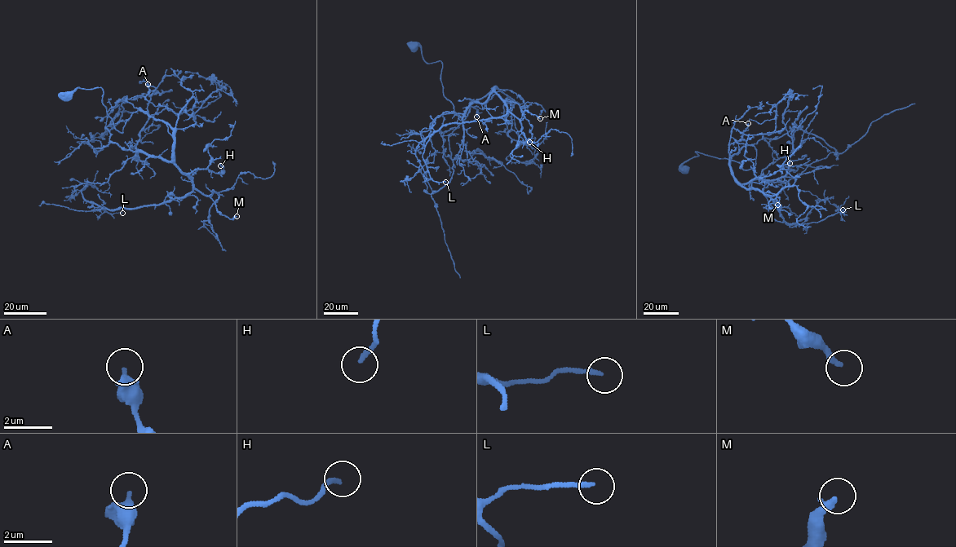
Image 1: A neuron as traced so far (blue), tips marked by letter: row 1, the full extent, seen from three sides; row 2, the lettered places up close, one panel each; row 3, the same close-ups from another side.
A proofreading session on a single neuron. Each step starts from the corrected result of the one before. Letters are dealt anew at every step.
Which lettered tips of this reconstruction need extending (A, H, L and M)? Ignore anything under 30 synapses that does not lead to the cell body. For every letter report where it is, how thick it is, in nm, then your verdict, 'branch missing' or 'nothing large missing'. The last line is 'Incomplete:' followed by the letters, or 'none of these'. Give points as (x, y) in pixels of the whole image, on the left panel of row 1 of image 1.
A: (148, 84) | 260 nm | nothing large missing
H: (220, 165) | 190 nm | nothing large missing
L: (122, 213) | 170 nm | nothing large missing
M: (236, 216) | 260 nm | nothing large missing
Incomplete: none of these

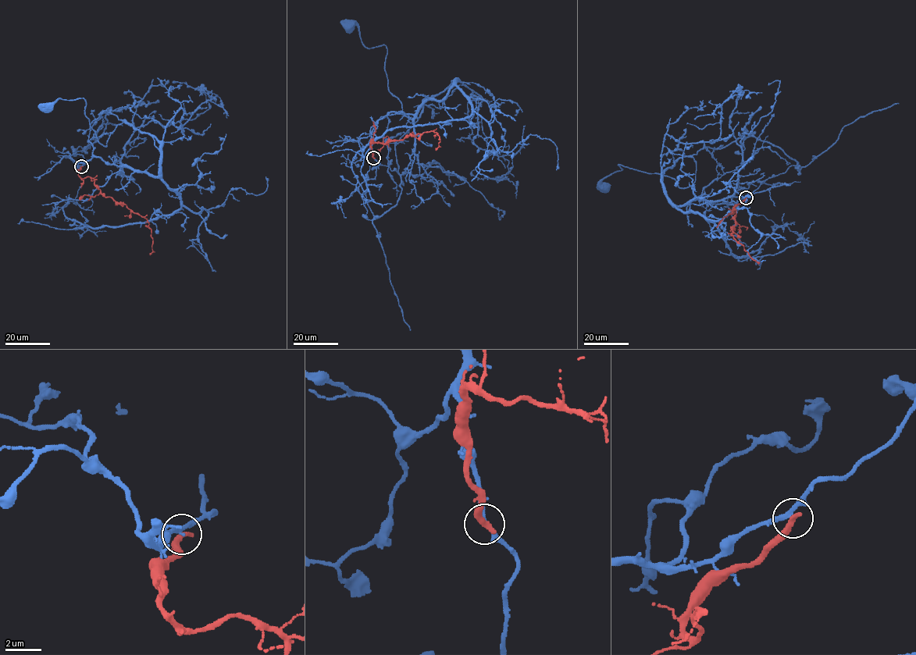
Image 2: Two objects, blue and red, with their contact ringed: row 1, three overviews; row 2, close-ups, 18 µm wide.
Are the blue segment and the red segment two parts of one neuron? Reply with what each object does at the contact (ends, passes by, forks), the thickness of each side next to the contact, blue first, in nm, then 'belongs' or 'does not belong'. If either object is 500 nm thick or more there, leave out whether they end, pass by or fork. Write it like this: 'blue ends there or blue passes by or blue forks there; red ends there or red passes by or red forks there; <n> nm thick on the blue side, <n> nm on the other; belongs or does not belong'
blue passes by; red ends there; 240 nm thick on the blue side, 400 nm on the other; does not belong

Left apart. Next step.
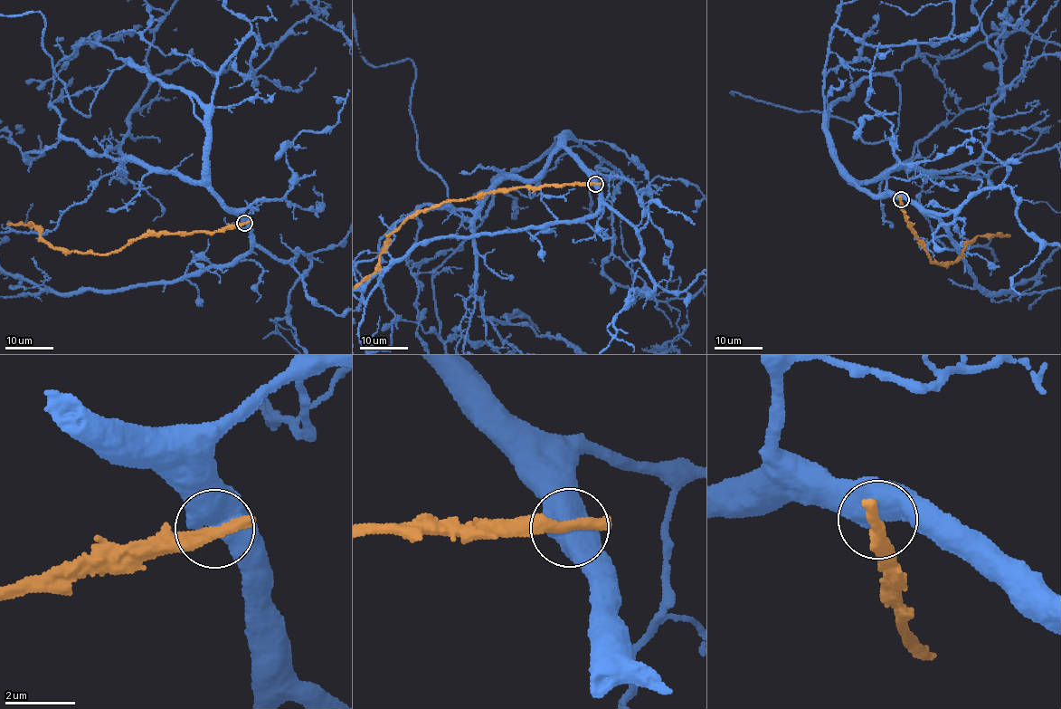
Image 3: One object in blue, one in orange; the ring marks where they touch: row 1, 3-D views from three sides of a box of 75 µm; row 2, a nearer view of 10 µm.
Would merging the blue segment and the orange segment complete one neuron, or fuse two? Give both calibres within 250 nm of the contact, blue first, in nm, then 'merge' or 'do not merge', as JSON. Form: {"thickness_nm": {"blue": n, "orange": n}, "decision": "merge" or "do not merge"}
{"thickness_nm": {"blue": 800, "orange": 460}, "decision": "do not merge"}

